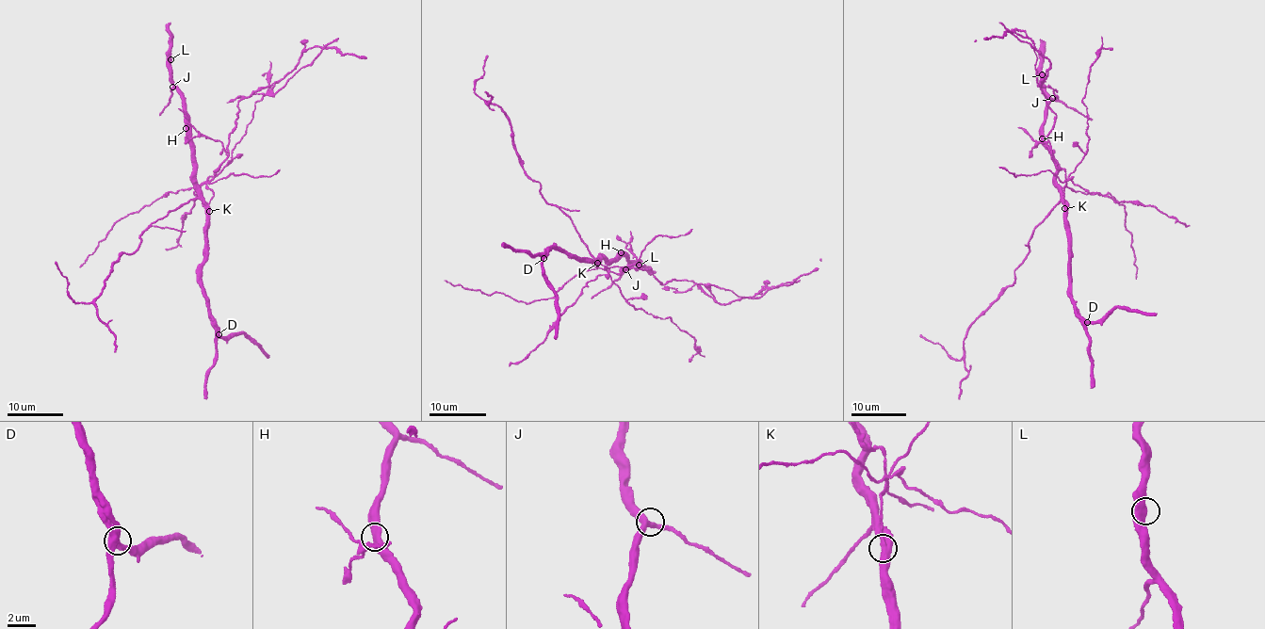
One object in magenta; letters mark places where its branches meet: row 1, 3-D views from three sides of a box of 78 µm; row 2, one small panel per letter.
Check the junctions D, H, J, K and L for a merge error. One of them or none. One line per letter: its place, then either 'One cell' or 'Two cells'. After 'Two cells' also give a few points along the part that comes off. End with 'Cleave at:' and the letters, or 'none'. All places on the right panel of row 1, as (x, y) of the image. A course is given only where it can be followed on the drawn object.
D: Place: (1087, 322). One cell
H: Place: (1042, 138). One cell
J: Place: (1052, 98). One cell
K: Place: (1064, 208). Two cells. Course of the part to remove: (1064, 209), (1064, 169), (1057, 167), (1047, 134), (1056, 114), (1037, 83), (1031, 45), (1007, 29), (975, 40)
L: Place: (1042, 74). One cell
Cleave at: K

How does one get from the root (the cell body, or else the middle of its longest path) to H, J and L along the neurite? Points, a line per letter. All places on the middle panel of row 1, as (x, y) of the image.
H: (605, 266), (598, 261), (601, 262), (603, 258), (611, 263), (621, 252)
J: (605, 266), (598, 261), (601, 262), (603, 258), (611, 263), (622, 254), (632, 263), (625, 269)
L: (605, 266), (598, 261), (603, 258), (611, 263), (622, 254), (633, 263), (630, 266), (639, 265)

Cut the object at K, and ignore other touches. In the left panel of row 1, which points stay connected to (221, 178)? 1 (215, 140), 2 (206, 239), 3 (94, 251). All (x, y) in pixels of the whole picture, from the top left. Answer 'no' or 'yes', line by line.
1: yes
2: no
3: yes

